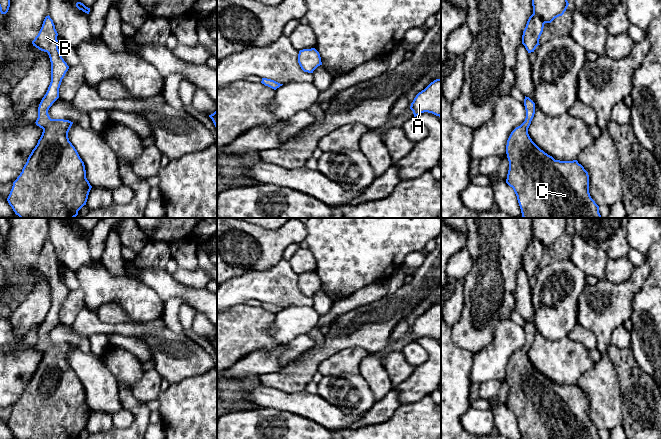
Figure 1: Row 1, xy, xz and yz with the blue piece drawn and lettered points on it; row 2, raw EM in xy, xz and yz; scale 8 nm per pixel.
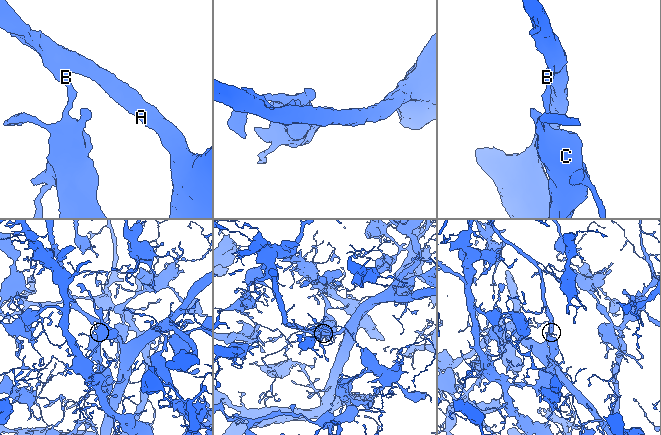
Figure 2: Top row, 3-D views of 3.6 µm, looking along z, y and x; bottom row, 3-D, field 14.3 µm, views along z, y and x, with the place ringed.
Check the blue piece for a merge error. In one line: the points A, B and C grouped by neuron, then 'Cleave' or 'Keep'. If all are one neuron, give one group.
Groups: A B C. Keep

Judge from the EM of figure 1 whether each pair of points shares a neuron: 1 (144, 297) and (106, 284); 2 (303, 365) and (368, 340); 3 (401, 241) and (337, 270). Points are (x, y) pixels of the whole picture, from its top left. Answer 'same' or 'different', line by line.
1: same
2: same
3: same

